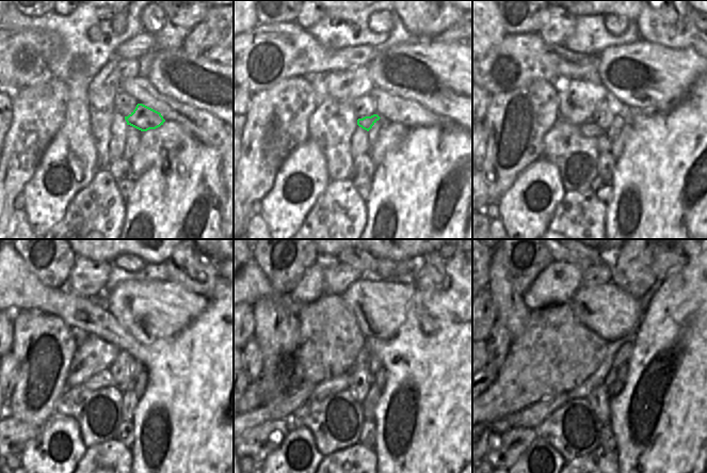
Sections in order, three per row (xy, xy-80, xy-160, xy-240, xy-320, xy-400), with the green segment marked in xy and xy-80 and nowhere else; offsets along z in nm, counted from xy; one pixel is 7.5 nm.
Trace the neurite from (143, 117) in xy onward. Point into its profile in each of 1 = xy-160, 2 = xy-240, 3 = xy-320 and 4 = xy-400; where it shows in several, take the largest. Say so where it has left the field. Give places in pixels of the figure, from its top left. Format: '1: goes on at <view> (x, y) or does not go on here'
1: goes on at xy-160 (590, 129)
2: goes on at xy-240 (103, 378)
3: goes on at xy-320 (321, 391)
4: goes on at xy-400 (529, 418)

